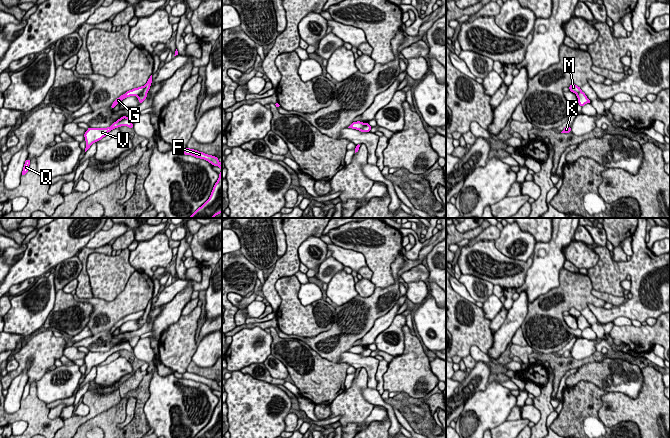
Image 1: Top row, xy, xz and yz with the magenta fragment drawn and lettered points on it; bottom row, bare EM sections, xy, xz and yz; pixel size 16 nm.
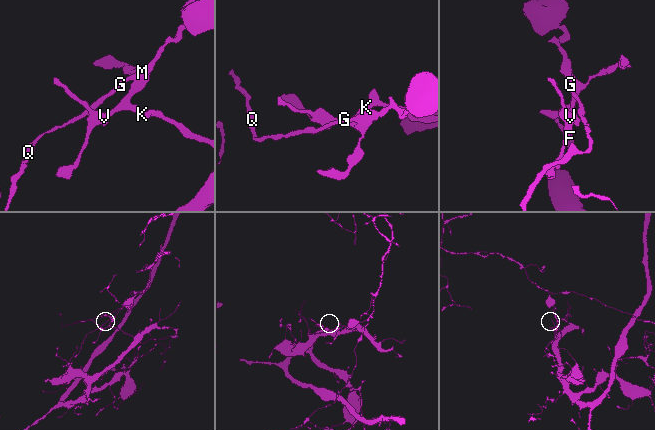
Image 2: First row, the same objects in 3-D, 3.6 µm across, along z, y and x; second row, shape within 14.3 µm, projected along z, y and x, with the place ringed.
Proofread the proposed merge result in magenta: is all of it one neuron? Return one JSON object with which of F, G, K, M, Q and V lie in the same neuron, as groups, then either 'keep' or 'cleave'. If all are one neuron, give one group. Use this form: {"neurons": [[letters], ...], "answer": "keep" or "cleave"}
{"neurons": [["F", "K", "V"], ["G", "M", "Q"]], "answer": "cleave"}

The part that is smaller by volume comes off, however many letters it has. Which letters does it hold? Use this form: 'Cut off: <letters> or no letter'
Cut off: G, M, Q

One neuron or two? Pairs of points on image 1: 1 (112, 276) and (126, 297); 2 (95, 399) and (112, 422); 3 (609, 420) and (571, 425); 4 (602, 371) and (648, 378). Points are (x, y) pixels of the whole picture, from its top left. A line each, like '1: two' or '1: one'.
1: two
2: two
3: two
4: two

